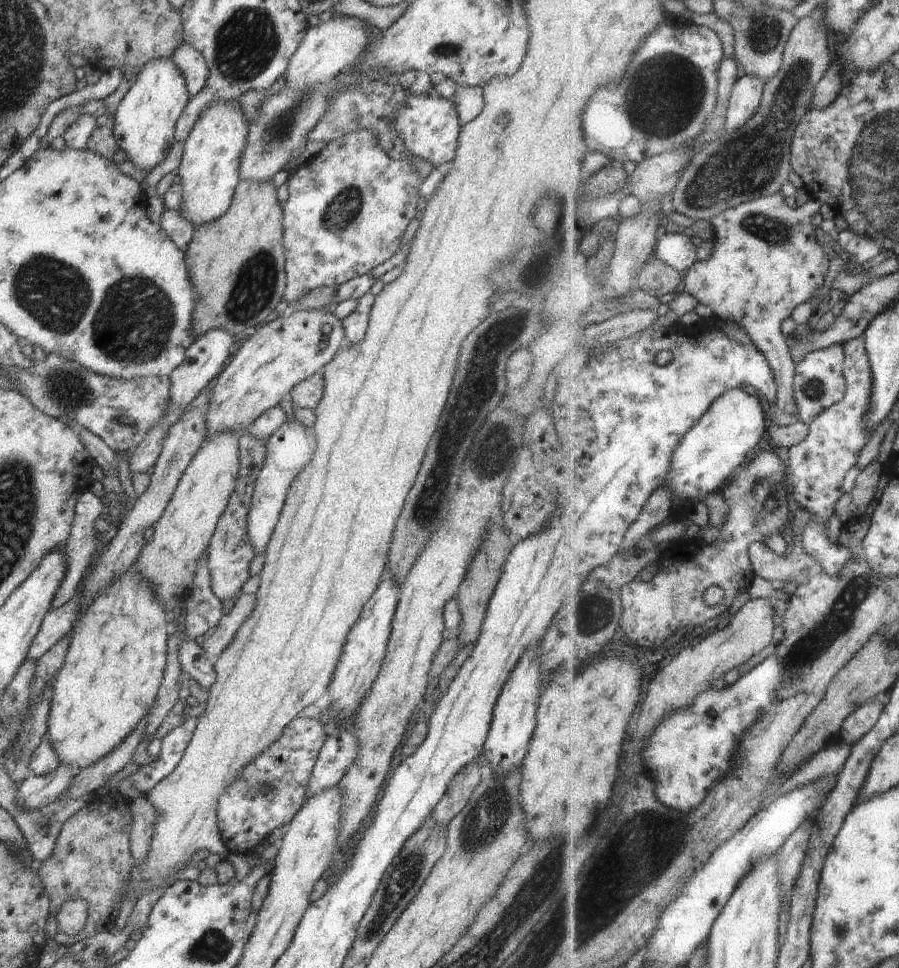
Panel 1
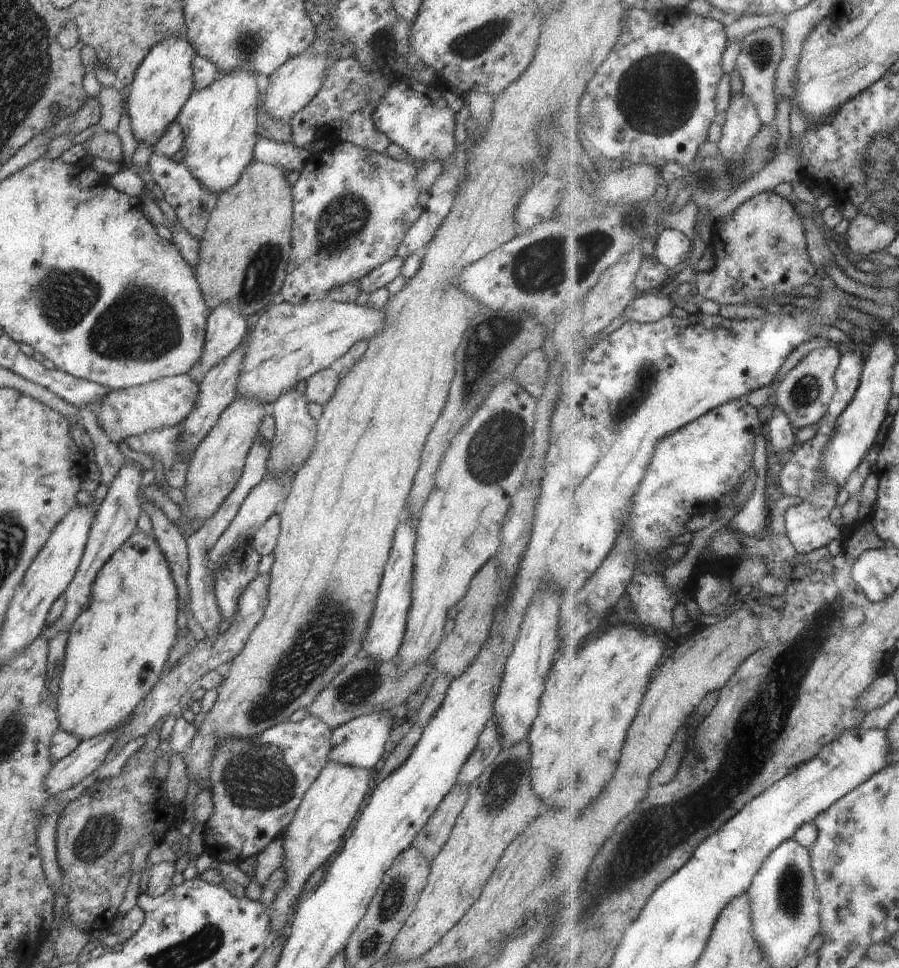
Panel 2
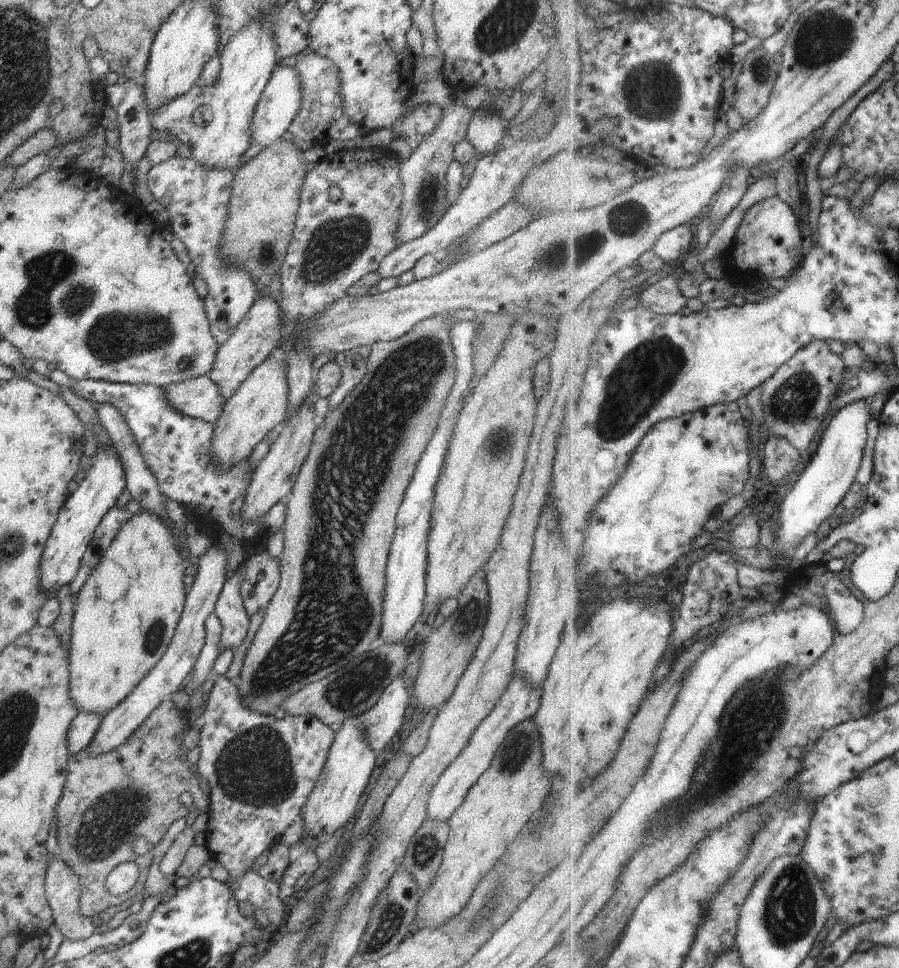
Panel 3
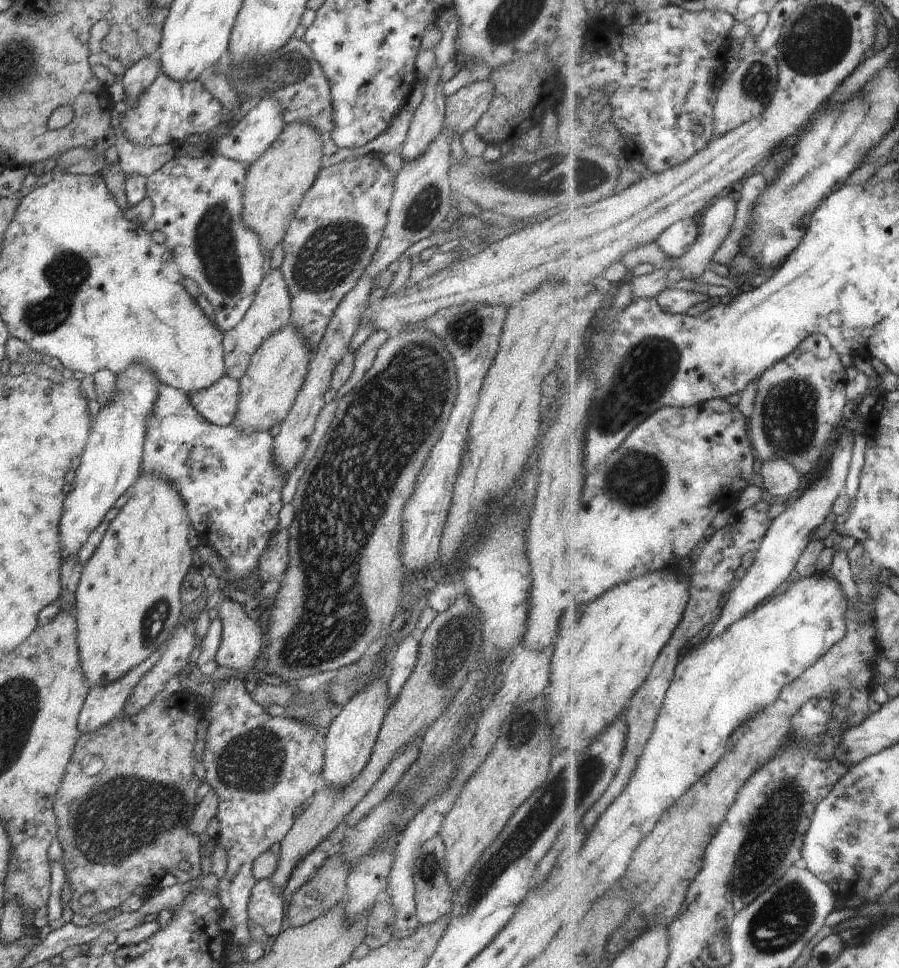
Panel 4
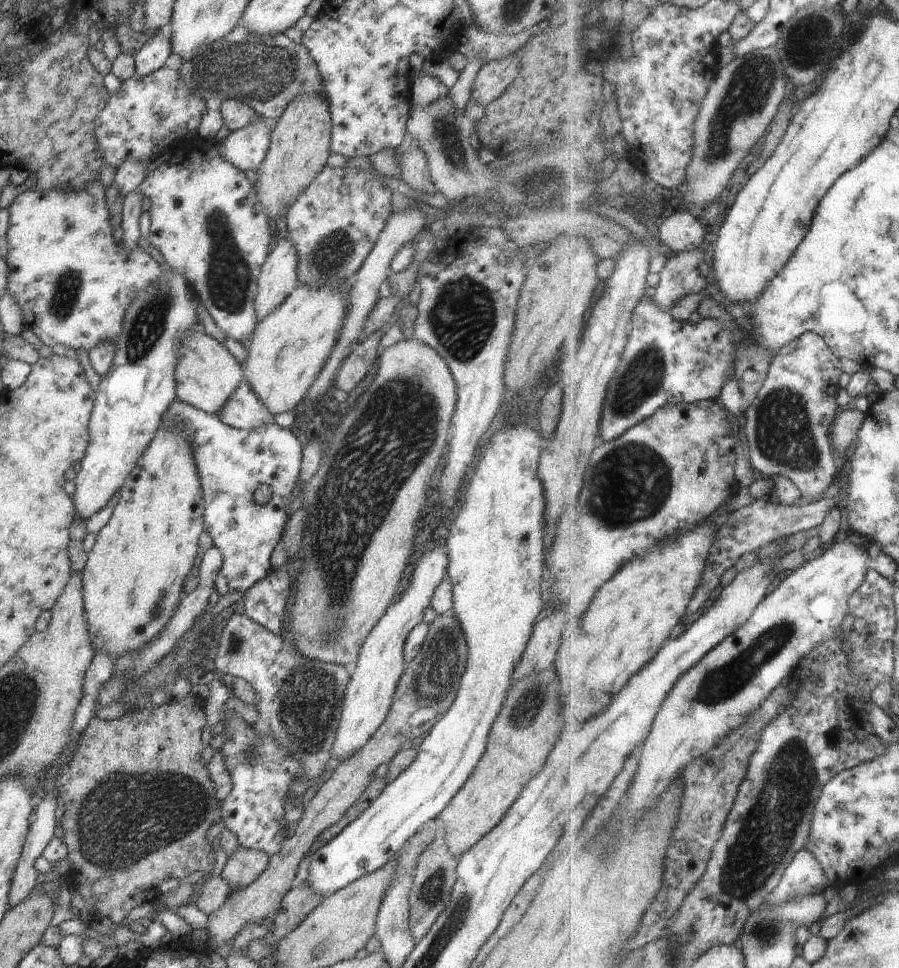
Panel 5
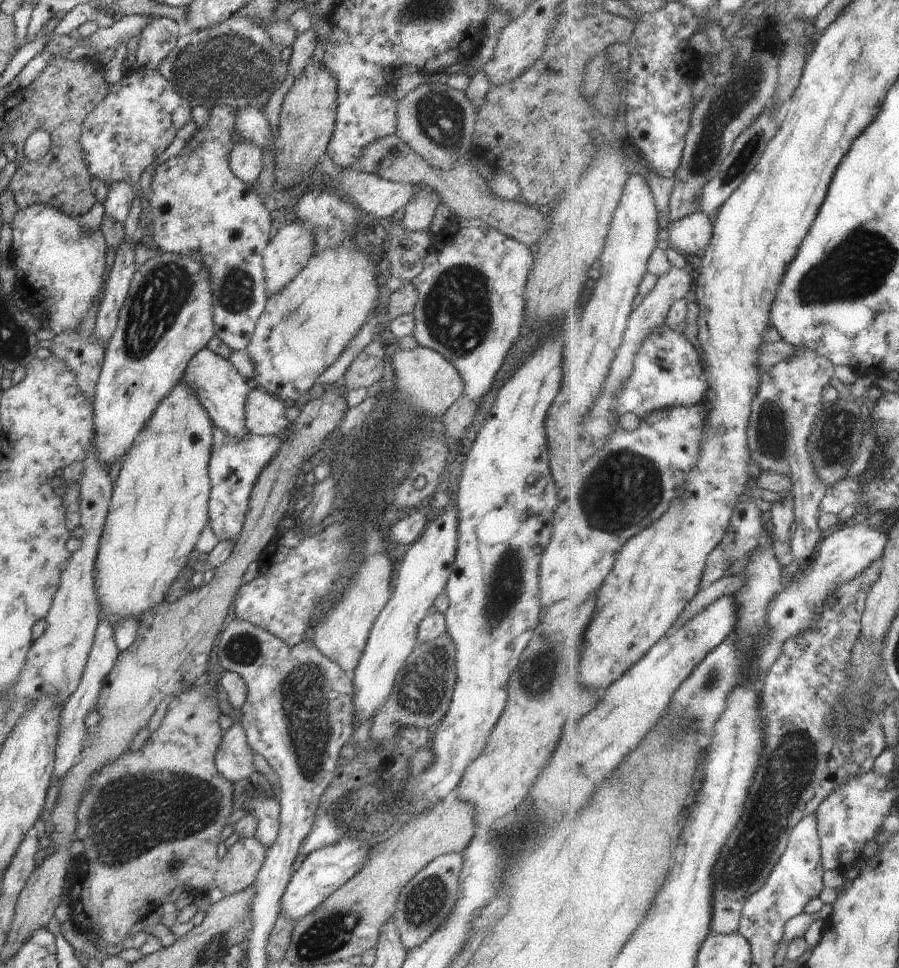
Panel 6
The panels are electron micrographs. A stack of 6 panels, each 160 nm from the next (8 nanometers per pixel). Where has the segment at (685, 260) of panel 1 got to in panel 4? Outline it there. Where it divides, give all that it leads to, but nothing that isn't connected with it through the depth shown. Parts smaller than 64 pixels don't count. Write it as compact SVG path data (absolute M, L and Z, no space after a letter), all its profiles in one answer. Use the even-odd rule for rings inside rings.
M686 219L673 224L659 238L658 244L674 258L682 258L699 239L698 222Z

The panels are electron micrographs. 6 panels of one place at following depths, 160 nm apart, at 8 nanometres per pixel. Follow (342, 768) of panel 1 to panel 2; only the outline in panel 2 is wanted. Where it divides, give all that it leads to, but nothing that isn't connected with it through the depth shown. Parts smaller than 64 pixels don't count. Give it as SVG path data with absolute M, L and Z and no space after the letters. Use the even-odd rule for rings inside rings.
M375 710L372 714L352 719L342 726L332 729L328 762L336 761L341 765L372 769L390 749L387 738L390 729L395 726L392 724L394 718L398 718L398 716L394 716L392 710Z

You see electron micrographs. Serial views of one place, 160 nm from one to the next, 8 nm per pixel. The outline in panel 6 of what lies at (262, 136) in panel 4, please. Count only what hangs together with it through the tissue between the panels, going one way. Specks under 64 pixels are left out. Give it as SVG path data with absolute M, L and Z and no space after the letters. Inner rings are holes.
M240 140L229 152L229 170L232 179L252 183L259 178L263 162L262 150L252 141Z

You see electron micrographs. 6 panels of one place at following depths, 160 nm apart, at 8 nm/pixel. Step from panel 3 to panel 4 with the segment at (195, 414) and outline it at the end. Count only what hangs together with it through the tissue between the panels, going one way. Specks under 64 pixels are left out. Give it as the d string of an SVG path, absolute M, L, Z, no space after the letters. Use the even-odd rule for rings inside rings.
M224 375L208 388L188 393L190 404L204 420L221 427L231 424L238 411L239 381Z

